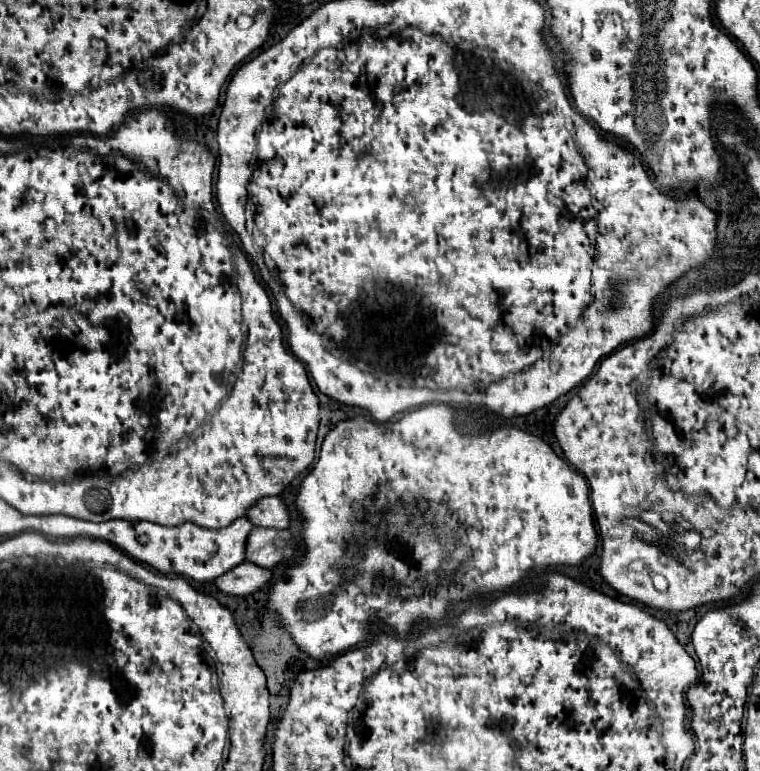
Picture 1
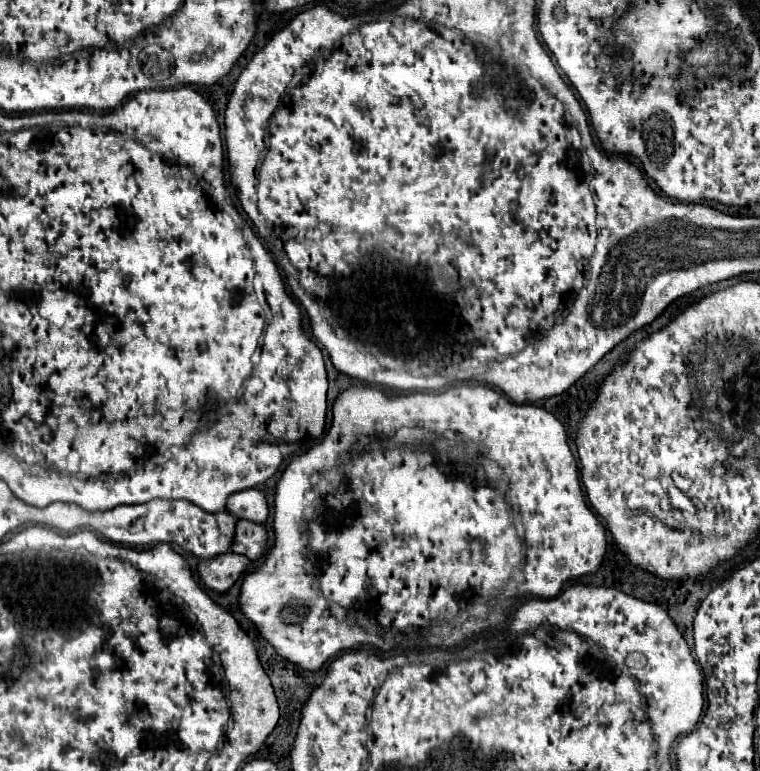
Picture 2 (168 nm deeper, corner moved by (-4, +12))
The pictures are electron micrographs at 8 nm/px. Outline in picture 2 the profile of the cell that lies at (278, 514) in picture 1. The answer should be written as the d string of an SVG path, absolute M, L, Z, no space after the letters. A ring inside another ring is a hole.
M250 488L236 492L226 502L226 512L230 512L236 518L244 518L256 524L264 524L268 518L268 504L260 490Z

